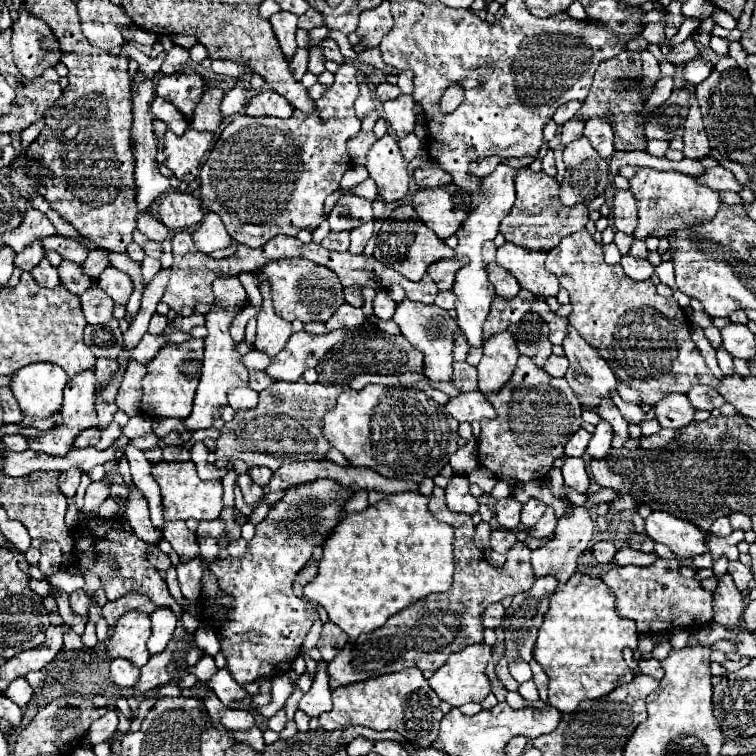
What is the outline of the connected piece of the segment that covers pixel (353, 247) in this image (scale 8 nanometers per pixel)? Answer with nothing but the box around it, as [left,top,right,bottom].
[350,223,372,253]

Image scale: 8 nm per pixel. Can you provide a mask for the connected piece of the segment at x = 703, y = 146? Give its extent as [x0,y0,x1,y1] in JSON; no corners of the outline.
[684,83,710,159]

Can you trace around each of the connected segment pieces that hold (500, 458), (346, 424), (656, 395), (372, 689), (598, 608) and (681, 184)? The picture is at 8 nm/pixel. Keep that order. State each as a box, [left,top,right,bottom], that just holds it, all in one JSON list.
[[480,357,582,487],[322,383,458,483],[546,229,720,407],[320,669,444,747],[534,573,638,713],[628,167,720,239]]

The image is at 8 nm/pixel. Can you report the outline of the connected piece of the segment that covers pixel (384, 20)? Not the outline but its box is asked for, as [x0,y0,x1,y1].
[356,1,392,47]

